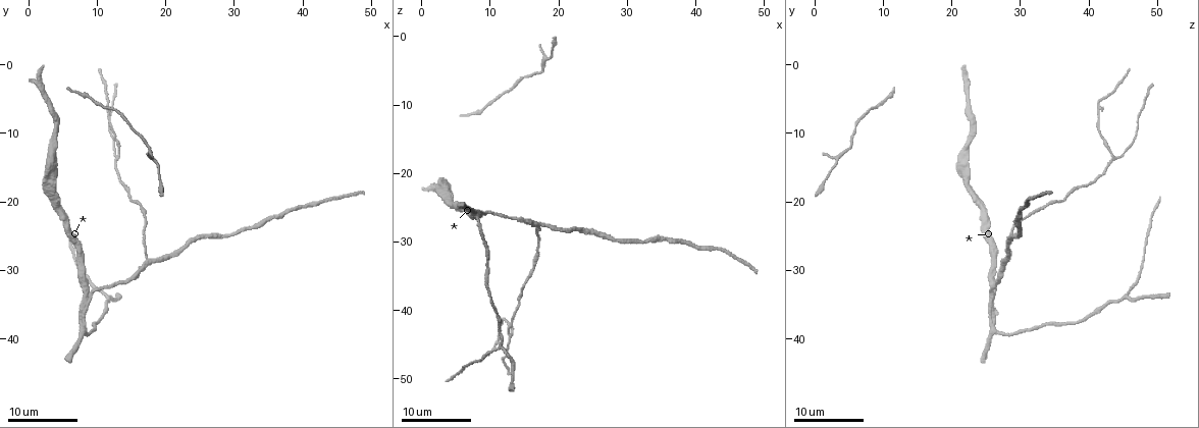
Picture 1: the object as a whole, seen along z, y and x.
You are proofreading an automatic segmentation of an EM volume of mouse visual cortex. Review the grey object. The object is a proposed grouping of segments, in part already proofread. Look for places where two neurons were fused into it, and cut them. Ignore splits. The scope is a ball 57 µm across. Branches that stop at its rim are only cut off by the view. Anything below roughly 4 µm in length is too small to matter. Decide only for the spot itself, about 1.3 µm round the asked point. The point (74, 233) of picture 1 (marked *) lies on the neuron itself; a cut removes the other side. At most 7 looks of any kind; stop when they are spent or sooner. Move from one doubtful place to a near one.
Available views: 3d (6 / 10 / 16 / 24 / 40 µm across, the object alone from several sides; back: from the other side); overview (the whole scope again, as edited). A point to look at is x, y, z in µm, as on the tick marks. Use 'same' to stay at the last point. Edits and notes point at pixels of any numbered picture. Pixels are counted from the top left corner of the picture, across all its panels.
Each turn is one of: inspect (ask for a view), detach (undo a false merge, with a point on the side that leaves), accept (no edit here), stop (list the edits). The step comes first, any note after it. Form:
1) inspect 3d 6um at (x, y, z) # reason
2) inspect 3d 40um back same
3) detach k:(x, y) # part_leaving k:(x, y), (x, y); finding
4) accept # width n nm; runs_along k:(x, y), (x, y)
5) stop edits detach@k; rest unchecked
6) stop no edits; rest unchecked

inspect 3d 16um at (9.5, 33.5, 26.0) # arms part here

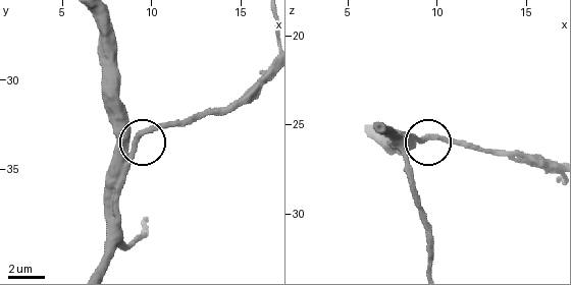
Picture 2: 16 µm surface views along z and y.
accept # arms 3; one neuron here

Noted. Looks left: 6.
inspect 3d 10um at (11.5, 33.5, 45.5) # a fork

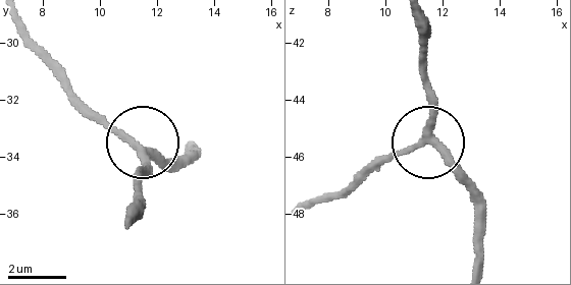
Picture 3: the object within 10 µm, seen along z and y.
inspect 3d 6um at (11.5, 33.8, 45.5)

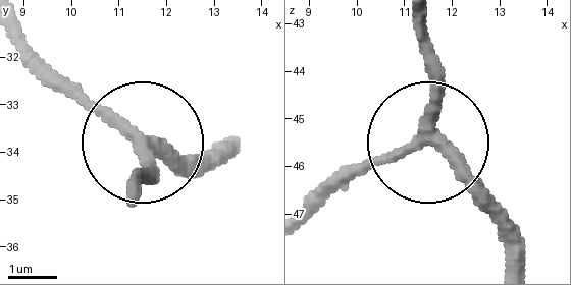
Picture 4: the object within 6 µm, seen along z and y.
accept # arms 3; runs_along 4:(420, 23), (432, 146), (510, 226); one neuron here

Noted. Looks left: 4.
inspect 3d 10um at (13.0, 13.5, 43.5) # three arms meet

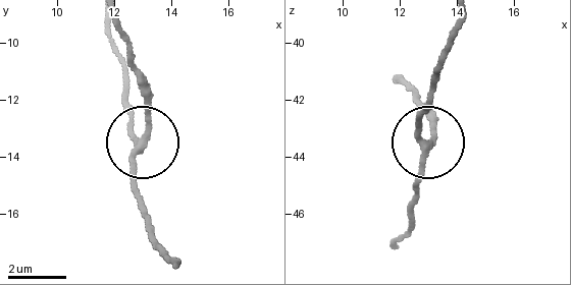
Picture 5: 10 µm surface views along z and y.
inspect 3d 6um at (13.0, 13.5, 43.7)

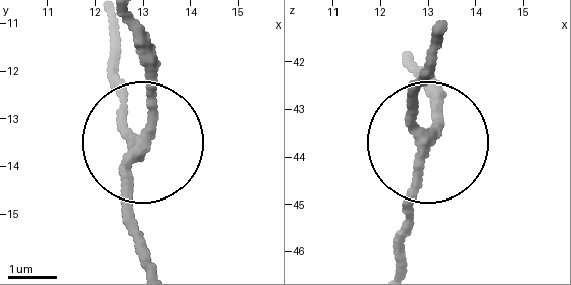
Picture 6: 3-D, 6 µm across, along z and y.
accept # runs_along 6:(438, 49), (418, 89), (426, 158), (406, 264); continuous, no second neuron

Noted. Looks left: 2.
stop no edits; rest unchecked

